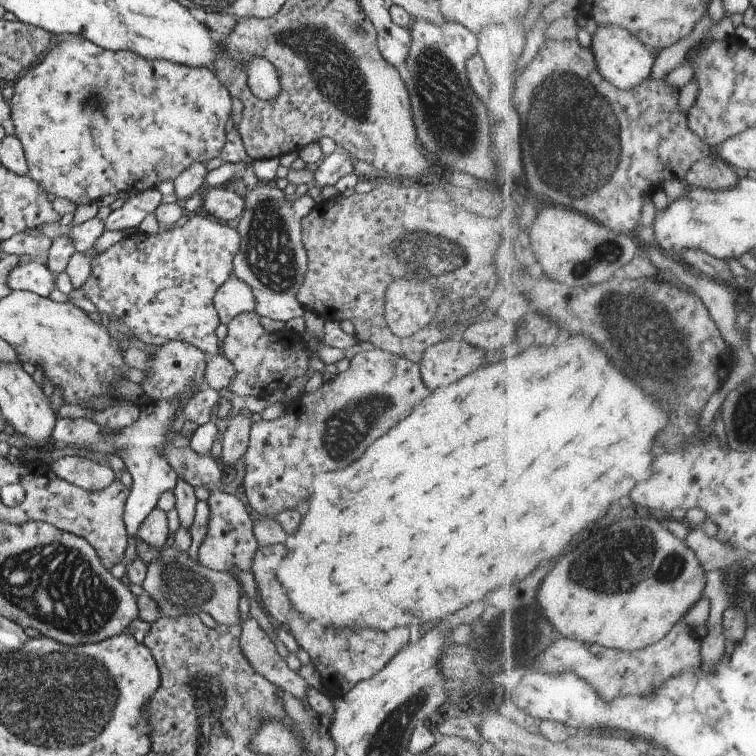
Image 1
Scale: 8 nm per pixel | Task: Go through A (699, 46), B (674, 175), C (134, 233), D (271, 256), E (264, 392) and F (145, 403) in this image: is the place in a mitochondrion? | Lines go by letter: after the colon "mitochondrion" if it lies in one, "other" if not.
A: other
B: other
C: other
D: mitochondrion
E: other
F: other

